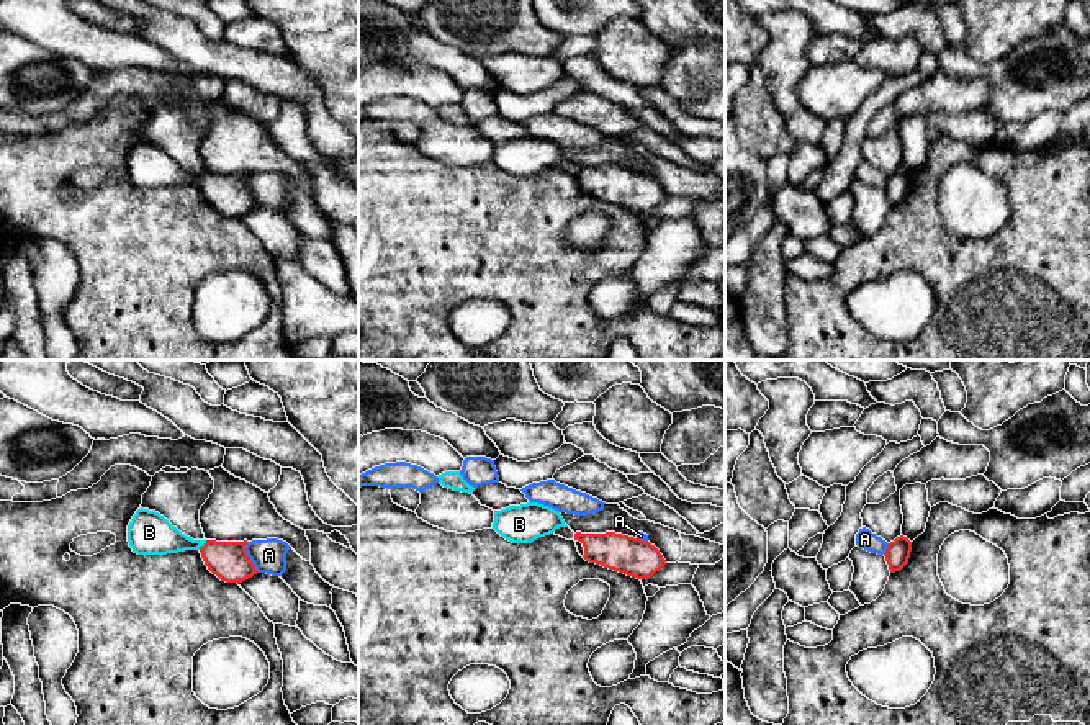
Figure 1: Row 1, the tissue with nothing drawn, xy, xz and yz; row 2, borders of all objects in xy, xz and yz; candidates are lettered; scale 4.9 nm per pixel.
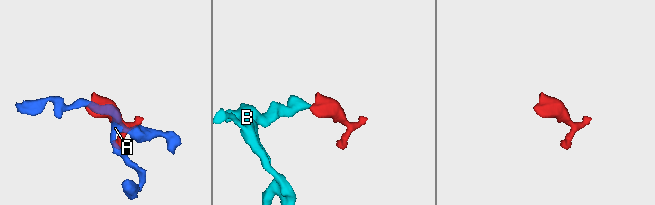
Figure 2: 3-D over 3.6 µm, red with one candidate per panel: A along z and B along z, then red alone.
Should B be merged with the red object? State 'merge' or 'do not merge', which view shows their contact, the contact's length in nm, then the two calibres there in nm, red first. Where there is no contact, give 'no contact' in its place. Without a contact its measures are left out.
merge; contact in xy; length 60 nm; calibres 190 and 190 nm

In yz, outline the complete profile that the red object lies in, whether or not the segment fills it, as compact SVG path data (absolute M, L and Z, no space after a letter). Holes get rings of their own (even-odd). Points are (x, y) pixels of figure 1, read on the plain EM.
M905 118L900 123L900 139L903 147L902 169L887 177L884 188L890 206L900 205L908 196L912 175L926 162L931 144L926 118Z

